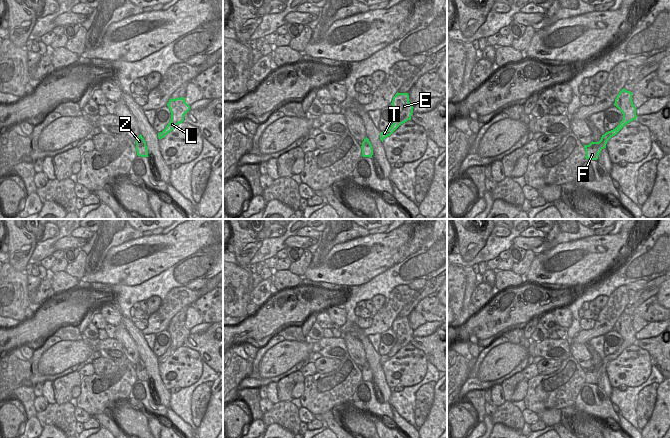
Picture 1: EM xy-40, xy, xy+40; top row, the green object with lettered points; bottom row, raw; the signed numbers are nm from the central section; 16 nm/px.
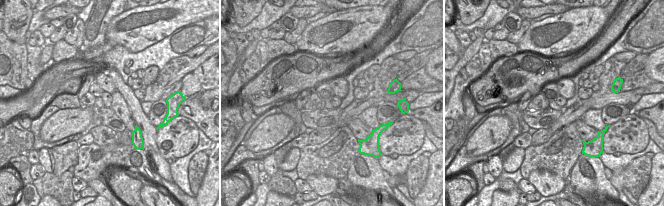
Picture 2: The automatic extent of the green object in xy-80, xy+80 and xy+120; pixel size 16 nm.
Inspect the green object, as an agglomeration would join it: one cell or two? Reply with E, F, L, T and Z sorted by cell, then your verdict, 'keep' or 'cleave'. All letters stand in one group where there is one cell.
groups E F L T Z; keep

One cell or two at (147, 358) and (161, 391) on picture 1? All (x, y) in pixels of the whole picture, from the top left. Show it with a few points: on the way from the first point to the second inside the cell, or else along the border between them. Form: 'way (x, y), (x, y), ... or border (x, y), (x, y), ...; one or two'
way (152, 366), (156, 383); one

